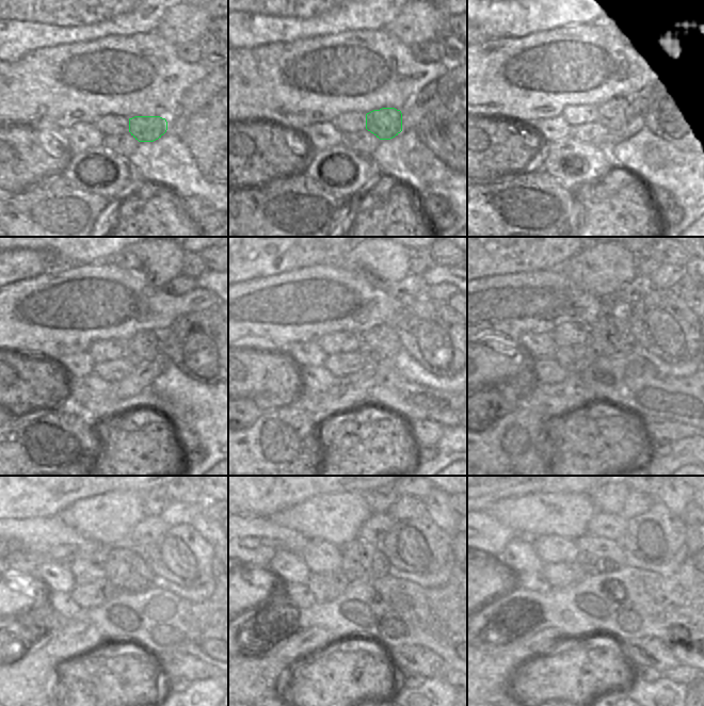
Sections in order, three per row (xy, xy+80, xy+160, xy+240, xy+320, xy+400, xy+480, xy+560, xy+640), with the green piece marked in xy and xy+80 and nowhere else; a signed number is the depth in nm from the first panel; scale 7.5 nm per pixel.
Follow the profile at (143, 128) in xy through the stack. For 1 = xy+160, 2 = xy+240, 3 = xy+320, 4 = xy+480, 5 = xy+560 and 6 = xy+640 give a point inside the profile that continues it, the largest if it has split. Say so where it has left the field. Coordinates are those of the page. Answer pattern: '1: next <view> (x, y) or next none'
1: next xy+160 (614, 114)
2: next xy+240 (145, 346)
3: next xy+320 (381, 342)
4: next xy+480 (126, 570)
5: next xy+560 (361, 560)
6: next xy+640 (595, 555)

